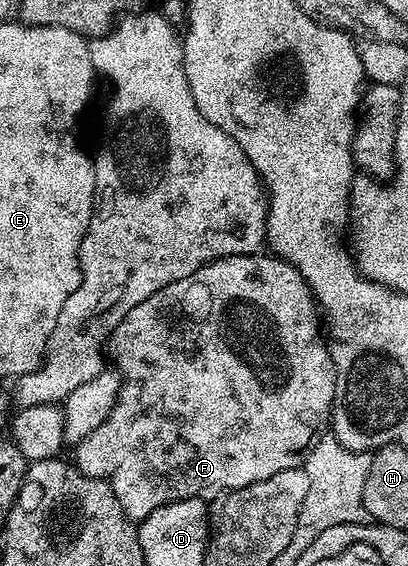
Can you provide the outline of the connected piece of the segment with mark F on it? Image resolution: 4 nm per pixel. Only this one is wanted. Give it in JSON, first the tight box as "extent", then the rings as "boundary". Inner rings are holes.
{"extent":[74,254,336,521],"boundary":[[[275,254],[264,255],[227,256],[210,262],[194,270],[194,274],[178,282],[170,282],[170,286],[158,290],[158,294],[150,294],[146,302],[138,302],[138,306],[134,306],[134,310],[130,310],[130,314],[126,314],[126,318],[122,318],[122,322],[118,322],[118,326],[112,331],[112,337],[106,345],[106,356],[111,367],[120,374],[120,393],[106,422],[102,422],[98,430],[90,430],[90,434],[86,434],[86,438],[75,445],[74,463],[91,480],[106,480],[111,483],[129,520],[142,521],[154,514],[158,506],[175,500],[215,498],[225,492],[233,492],[235,488],[262,482],[282,470],[301,467],[314,446],[318,446],[318,442],[329,431],[336,393],[336,375],[332,349],[322,327],[322,313],[311,288],[302,278],[302,274],[298,274],[295,266],[287,264]]]}

